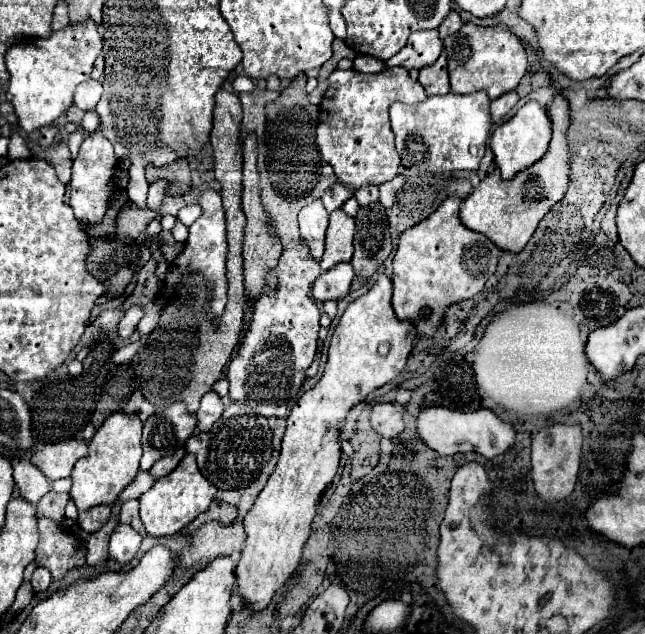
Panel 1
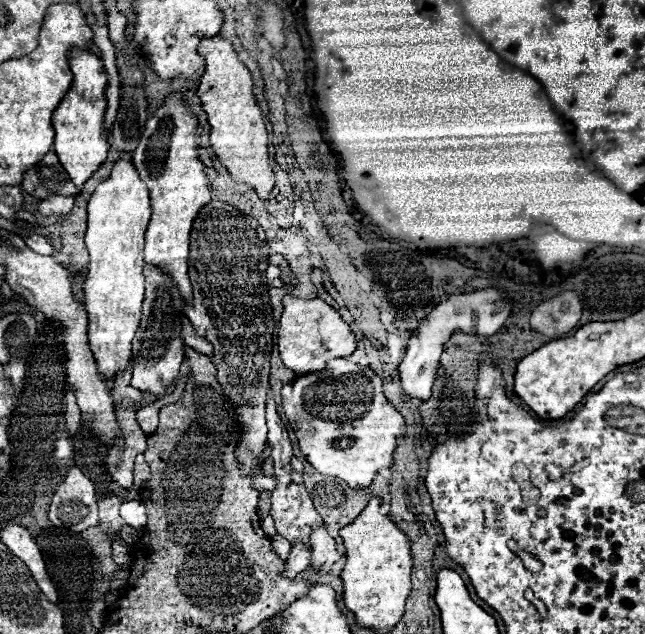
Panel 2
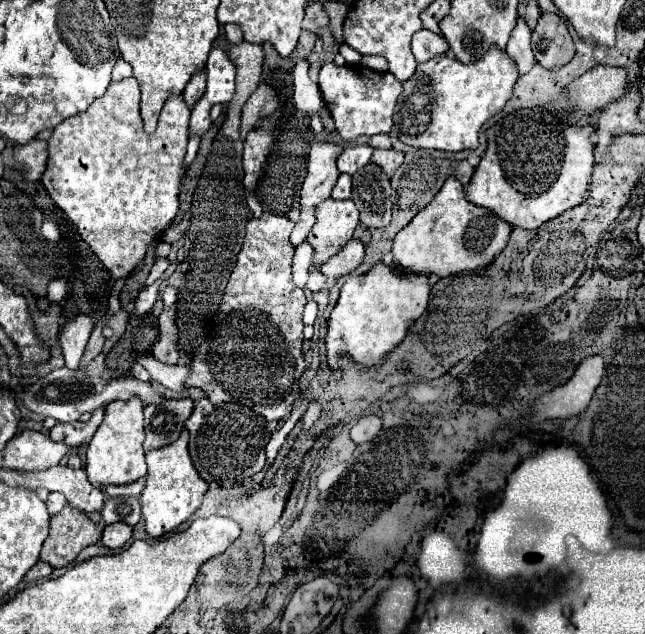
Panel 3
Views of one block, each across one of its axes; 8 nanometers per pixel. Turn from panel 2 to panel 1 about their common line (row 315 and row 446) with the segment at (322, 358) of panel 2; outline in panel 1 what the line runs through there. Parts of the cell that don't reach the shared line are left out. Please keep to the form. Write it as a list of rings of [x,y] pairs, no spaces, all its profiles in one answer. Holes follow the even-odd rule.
[[[380,274],[372,288],[348,304],[334,330],[328,362],[316,386],[304,392],[286,418],[282,452],[264,490],[244,516],[246,546],[236,566],[238,592],[258,612],[290,578],[300,562],[302,548],[310,536],[316,502],[338,470],[340,446],[336,434],[348,410],[376,388],[392,382],[406,366],[418,332],[414,324],[396,318],[390,304],[390,278]]]

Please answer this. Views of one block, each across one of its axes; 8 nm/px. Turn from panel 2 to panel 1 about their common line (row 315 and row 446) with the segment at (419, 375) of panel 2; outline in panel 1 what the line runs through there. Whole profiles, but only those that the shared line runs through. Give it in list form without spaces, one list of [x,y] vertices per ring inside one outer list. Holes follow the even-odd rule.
[[[434,406],[434,408],[426,408],[418,416],[418,436],[442,456],[452,456],[458,452],[460,454],[478,452],[484,458],[494,458],[498,454],[504,454],[516,442],[518,432],[512,422],[498,418],[488,408],[480,408],[474,412],[458,412],[444,406]]]

